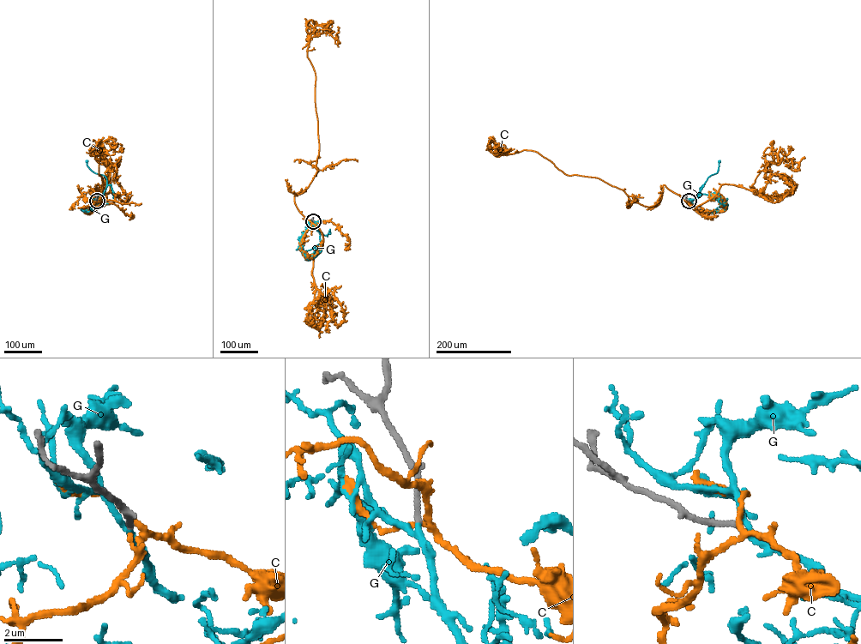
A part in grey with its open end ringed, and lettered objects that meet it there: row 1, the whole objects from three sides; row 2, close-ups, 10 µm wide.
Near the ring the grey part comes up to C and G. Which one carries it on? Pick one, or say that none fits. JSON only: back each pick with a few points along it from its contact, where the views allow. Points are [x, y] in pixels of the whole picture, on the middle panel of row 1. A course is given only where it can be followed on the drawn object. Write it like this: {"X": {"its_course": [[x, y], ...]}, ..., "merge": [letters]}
{"G": {"its_course": [[313, 221], [323, 239], [311, 249], [303, 251]]}, "merge": ["G"]}

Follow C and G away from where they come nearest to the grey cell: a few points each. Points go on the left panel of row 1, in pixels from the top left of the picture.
C: (97, 200), (93, 204), (98, 207), (107, 202), (96, 185), (107, 194), (111, 183), (100, 144)
G: (97, 201), (103, 195), (107, 180), (104, 175), (92, 171), (87, 161)

